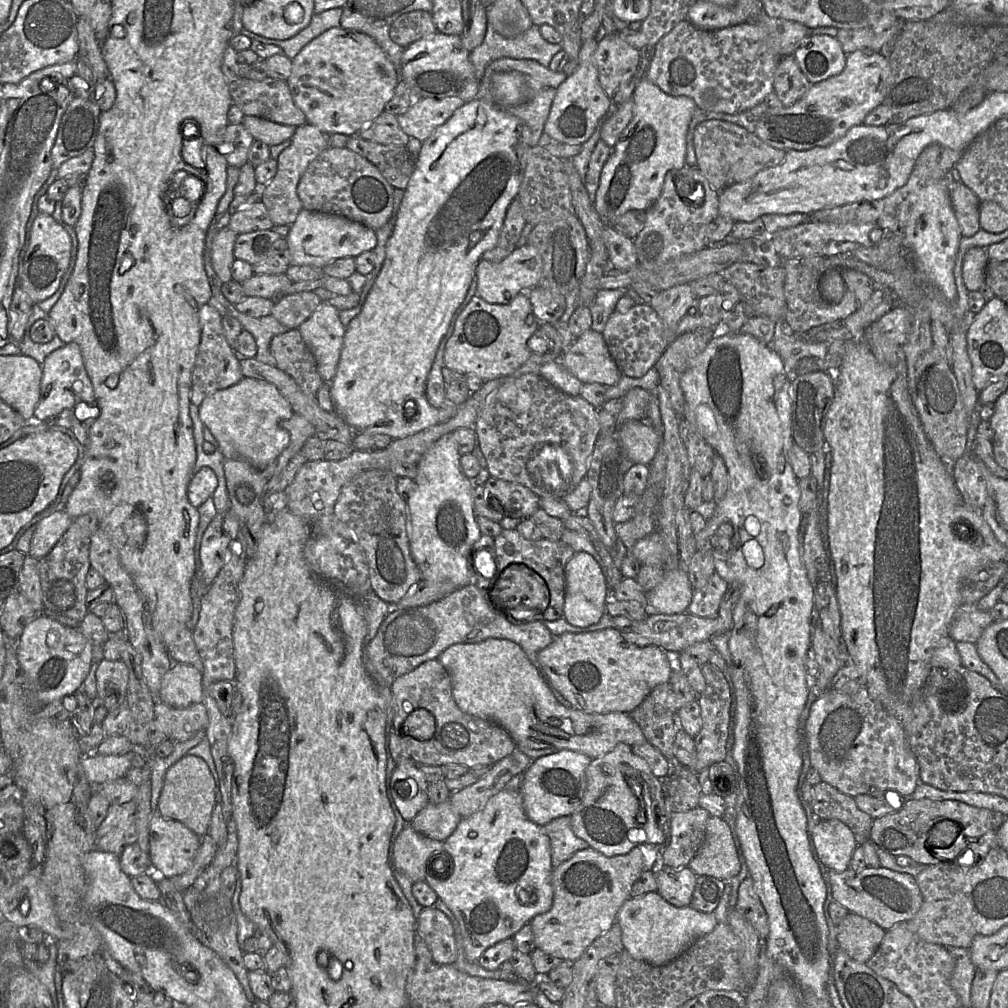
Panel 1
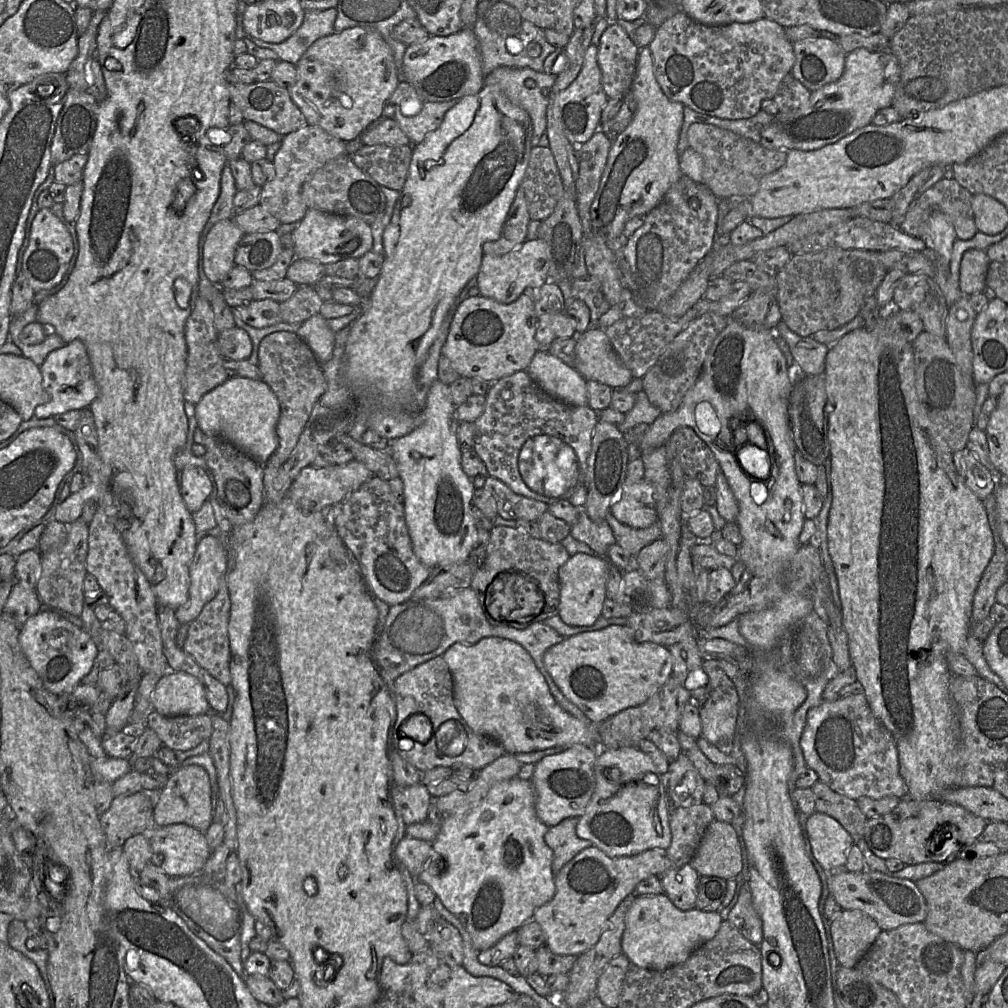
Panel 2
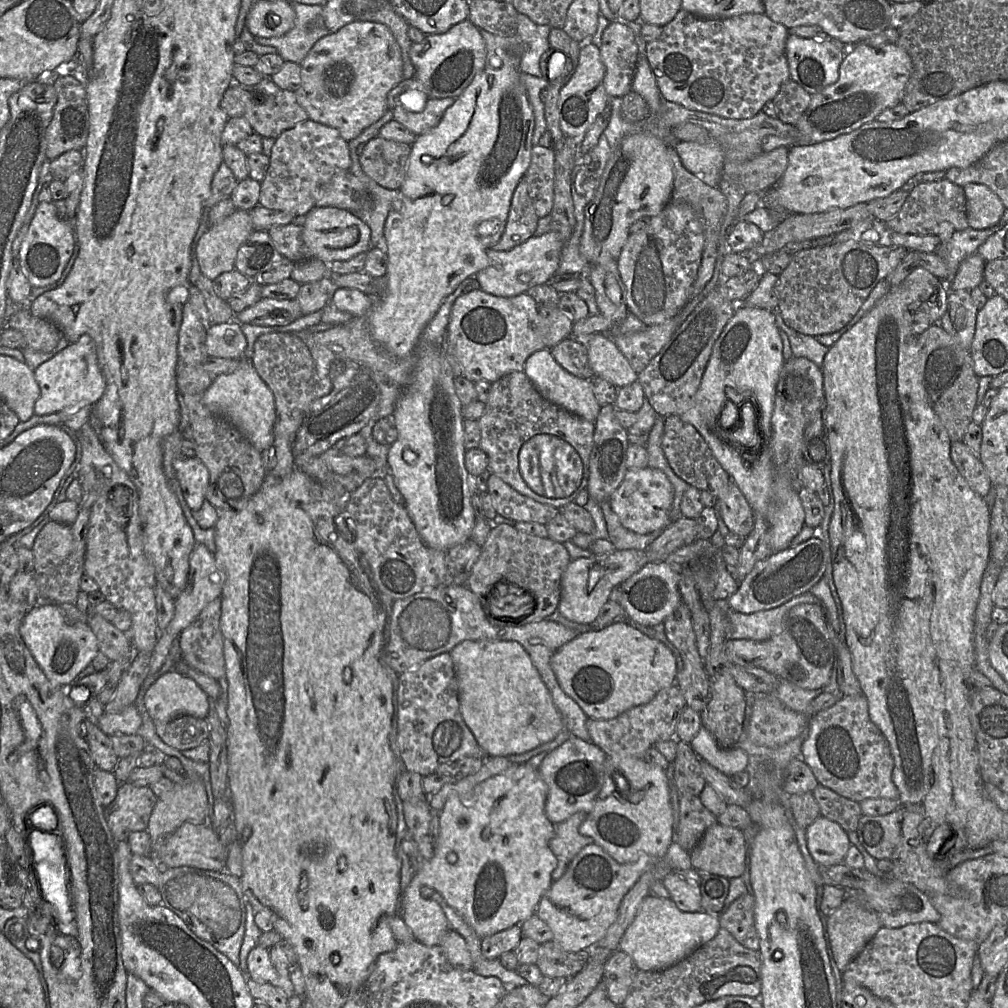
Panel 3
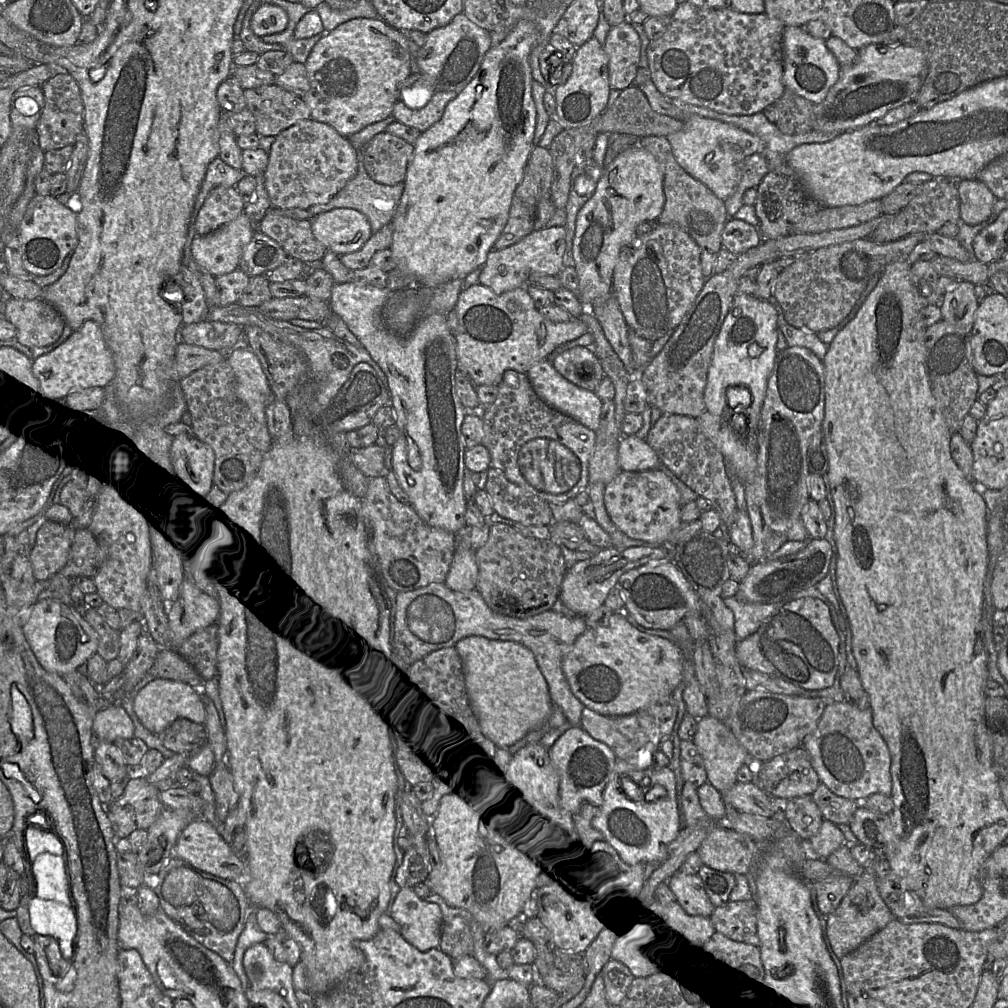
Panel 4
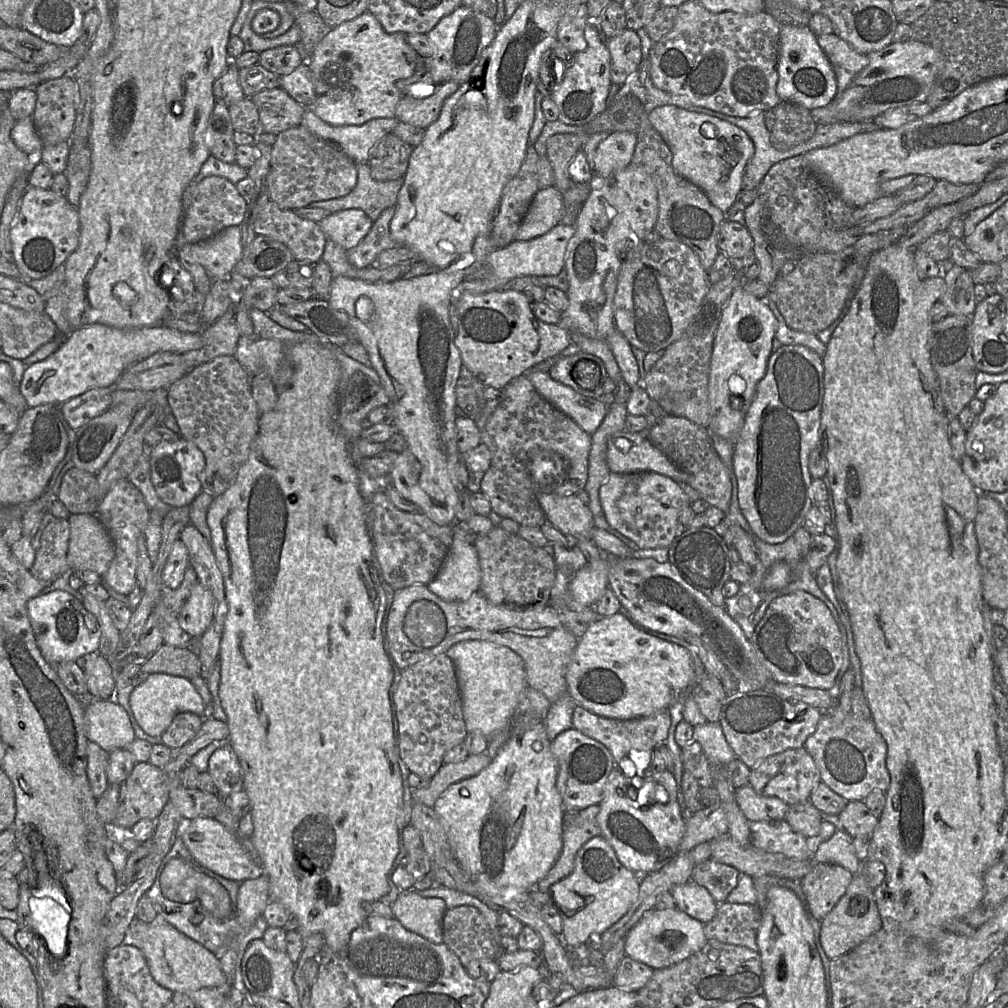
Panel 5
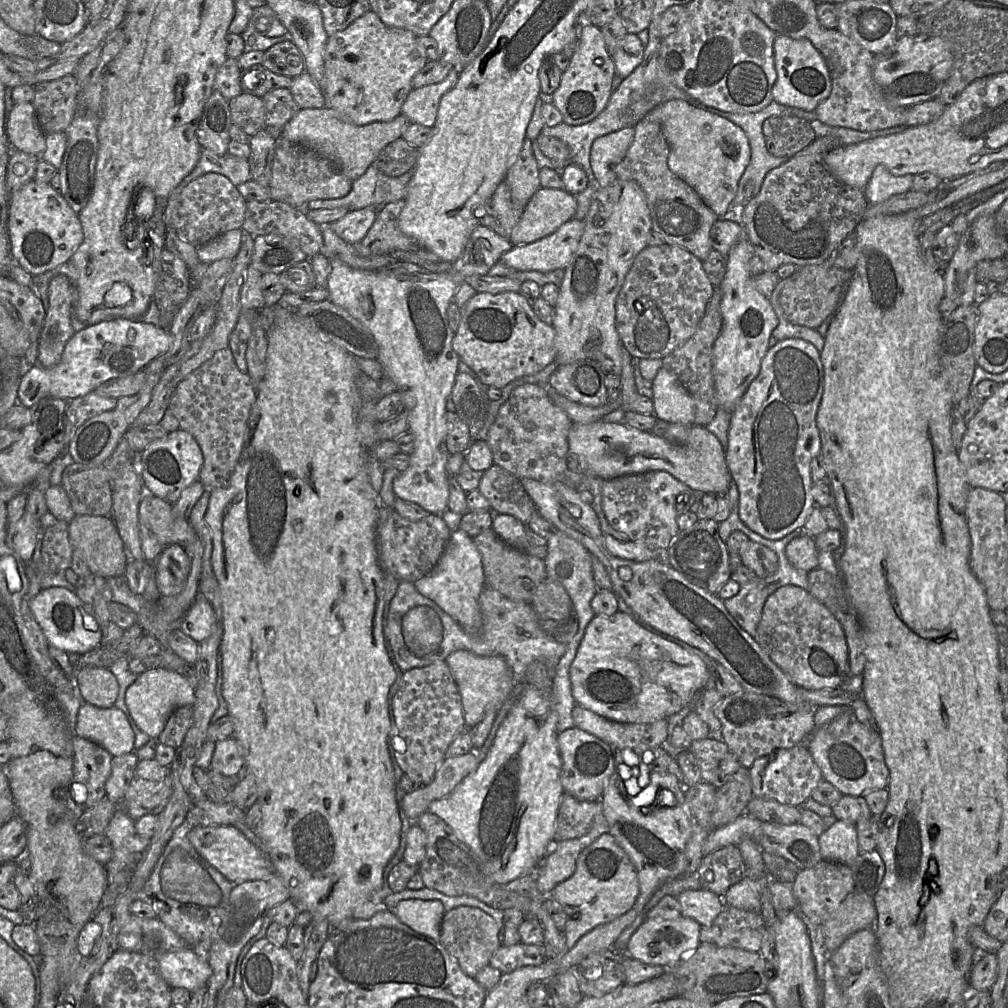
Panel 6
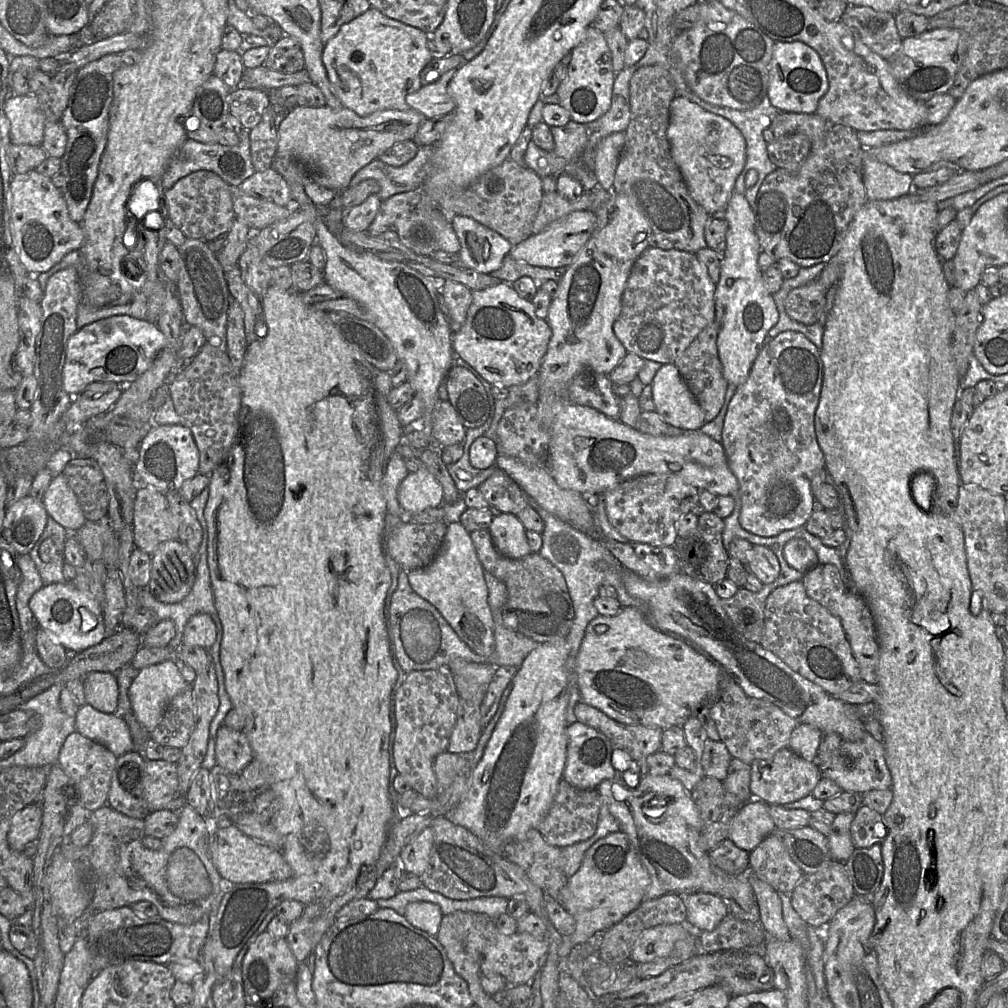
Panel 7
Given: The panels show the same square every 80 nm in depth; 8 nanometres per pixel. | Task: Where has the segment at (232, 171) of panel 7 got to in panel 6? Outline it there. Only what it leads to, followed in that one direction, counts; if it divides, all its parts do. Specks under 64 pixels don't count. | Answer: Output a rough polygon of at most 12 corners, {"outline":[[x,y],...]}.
{"outline":[[202,148],[178,187],[210,172],[236,187],[252,179],[249,159]]}

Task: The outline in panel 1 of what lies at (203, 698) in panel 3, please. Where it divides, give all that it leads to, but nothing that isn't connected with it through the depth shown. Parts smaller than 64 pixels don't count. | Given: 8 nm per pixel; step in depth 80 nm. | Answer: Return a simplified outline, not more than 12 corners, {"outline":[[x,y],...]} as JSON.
{"outline":[[172,662],[157,702],[185,708],[202,701],[203,673]]}

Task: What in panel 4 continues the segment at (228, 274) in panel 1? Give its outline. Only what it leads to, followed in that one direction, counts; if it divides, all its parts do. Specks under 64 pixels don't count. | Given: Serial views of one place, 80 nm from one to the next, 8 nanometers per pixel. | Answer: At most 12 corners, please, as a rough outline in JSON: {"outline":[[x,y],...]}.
{"outline":[[243,211],[206,235],[192,258],[218,277],[236,270],[255,227]]}

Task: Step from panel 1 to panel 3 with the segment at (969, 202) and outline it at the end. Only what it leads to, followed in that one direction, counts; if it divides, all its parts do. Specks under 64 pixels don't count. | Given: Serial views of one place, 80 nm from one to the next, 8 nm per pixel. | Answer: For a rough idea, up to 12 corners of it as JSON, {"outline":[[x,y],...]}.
{"outline":[[947,179],[915,185],[885,224],[900,234],[970,227],[964,188]]}

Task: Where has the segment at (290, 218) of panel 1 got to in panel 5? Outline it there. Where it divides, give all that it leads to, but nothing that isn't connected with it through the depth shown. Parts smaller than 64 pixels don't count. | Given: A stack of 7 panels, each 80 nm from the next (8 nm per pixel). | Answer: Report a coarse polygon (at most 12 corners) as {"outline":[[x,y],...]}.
{"outline":[[303,126],[276,136],[270,200],[282,209],[349,194],[356,163]]}

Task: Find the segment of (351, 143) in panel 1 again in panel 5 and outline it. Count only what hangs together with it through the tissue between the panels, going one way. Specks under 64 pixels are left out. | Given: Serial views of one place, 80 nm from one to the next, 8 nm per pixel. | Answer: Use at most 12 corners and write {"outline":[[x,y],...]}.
{"outline":[[392,133],[367,161],[377,181],[403,178],[413,149]]}

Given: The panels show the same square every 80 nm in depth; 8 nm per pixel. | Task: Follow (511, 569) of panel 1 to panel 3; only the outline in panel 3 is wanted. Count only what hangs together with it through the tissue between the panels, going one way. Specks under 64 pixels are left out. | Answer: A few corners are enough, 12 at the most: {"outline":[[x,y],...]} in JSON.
{"outline":[[506,580],[488,596],[494,620],[519,623],[532,614],[535,599]]}

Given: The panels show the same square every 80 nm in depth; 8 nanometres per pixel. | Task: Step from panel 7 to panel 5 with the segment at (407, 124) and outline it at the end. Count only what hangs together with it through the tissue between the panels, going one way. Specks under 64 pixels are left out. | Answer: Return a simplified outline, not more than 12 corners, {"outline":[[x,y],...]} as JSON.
{"outline":[[306,109],[299,126],[356,164],[393,132],[397,118],[333,126]]}

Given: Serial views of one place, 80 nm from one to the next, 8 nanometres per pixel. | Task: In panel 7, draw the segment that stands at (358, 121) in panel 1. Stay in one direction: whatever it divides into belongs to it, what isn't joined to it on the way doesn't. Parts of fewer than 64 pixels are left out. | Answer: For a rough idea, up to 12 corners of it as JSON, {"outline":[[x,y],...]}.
{"outline":[[373,7],[322,54],[343,107],[409,110],[429,37]]}

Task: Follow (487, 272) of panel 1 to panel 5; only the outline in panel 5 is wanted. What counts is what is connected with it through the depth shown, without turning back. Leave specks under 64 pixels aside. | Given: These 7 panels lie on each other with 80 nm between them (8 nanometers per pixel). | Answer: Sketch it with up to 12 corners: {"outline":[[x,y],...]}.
{"outline":[[574,225],[515,240],[486,259],[492,274],[464,280],[460,292],[484,294],[526,275],[564,269]]}

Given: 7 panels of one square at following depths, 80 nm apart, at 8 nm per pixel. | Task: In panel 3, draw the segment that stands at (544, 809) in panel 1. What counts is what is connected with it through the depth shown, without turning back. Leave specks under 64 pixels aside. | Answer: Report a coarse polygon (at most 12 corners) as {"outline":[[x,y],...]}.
{"outline":[[571,735],[538,770],[554,825],[589,814],[607,755]]}

